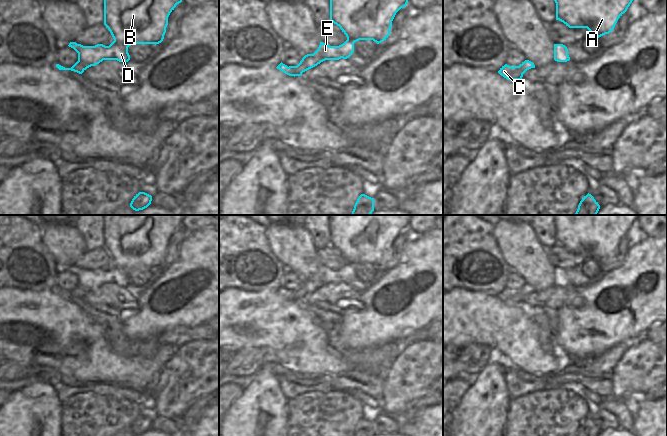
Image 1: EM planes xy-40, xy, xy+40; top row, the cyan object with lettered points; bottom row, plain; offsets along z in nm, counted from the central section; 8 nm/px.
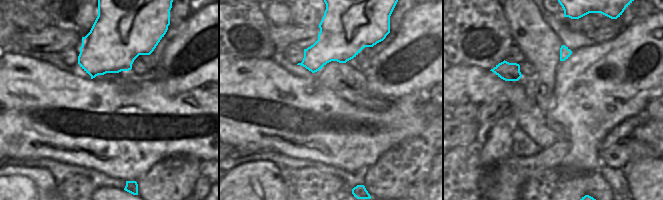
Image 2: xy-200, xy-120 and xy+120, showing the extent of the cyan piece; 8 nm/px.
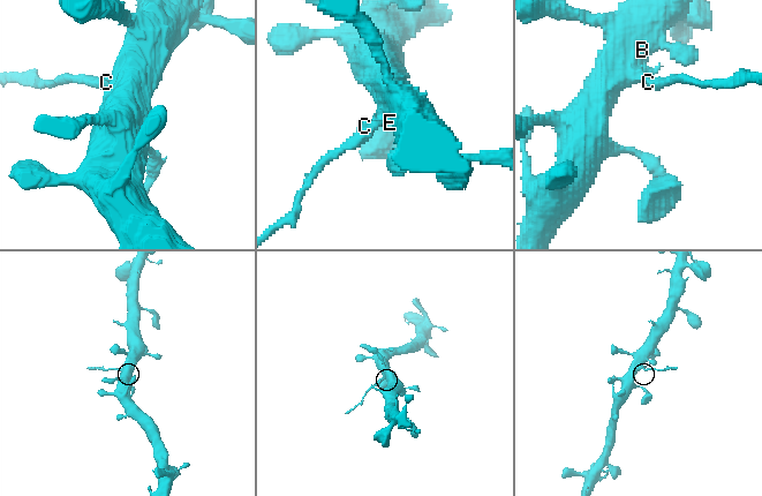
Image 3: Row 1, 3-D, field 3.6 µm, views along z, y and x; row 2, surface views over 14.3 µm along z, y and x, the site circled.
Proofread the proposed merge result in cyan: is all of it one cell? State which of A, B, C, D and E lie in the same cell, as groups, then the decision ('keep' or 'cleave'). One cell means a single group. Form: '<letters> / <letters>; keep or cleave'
A B D E / C; cleave

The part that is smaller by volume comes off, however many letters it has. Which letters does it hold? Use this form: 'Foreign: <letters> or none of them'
Foreign: C

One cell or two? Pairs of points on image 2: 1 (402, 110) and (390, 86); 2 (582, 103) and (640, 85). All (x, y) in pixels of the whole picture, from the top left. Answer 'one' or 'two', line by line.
1: two
2: one

